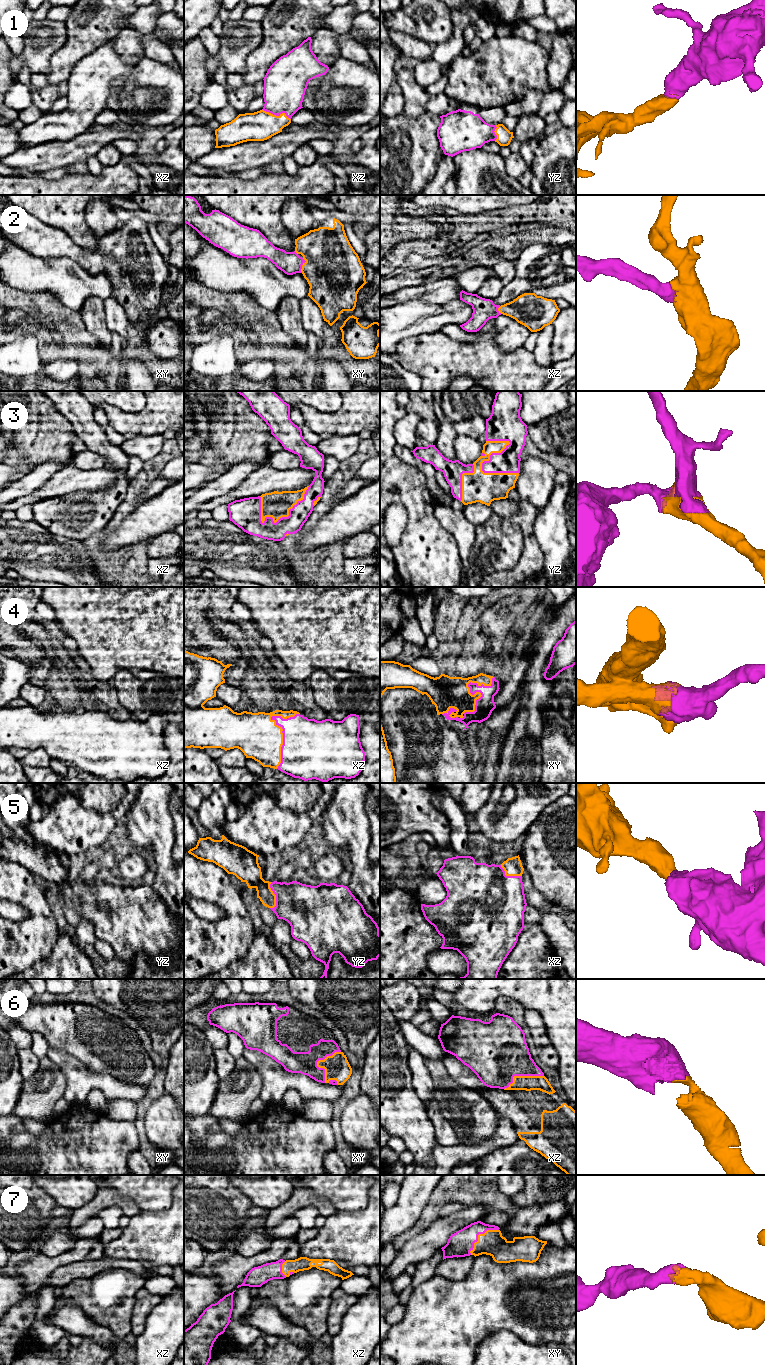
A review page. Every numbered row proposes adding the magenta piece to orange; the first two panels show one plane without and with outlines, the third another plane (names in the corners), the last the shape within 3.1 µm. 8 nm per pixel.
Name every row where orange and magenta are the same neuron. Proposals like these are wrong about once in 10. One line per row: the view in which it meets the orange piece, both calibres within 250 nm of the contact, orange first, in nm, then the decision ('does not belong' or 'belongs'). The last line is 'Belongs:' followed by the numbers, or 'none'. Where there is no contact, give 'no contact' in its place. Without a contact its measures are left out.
1: meets orange in xz; 240 nm thick on the orange side, 340 nm on the other; belongs
2: meets orange in xy; 460 nm thick on the orange side, 180 nm on the other; belongs
3: meets orange in yz; 240 nm thick on the orange side, 190 nm on the other; belongs
4: meets orange in xz; 360 nm thick on the orange side, 400 nm on the other; belongs
5: meets orange in yz; 160 nm thick on the orange side, 360 nm on the other; belongs
6: meets orange in xy; 200 nm thick on the orange side, 180 nm on the other; belongs
7: meets orange in xy; 200 nm thick on the orange side, 200 nm on the other; belongs
Belongs: 1, 2, 3, 4, 5, 6, 7

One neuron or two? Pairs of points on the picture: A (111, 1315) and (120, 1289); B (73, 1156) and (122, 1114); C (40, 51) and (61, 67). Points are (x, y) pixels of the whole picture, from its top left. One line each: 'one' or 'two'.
A: one
B: two
C: two

